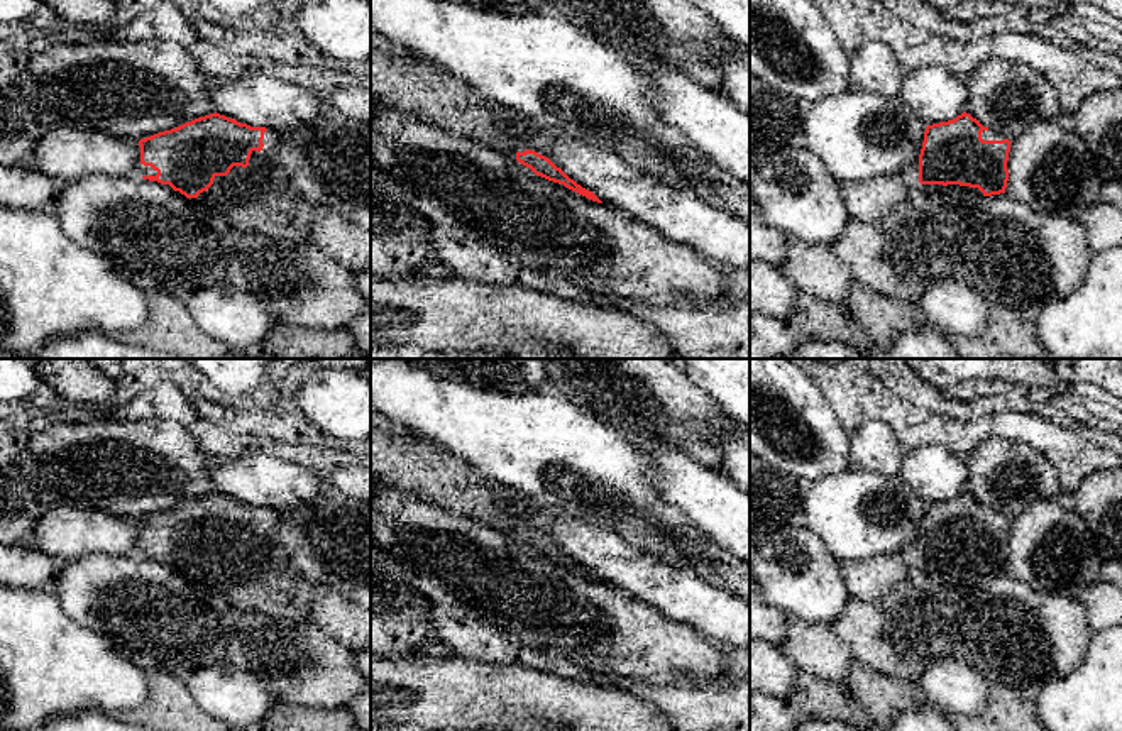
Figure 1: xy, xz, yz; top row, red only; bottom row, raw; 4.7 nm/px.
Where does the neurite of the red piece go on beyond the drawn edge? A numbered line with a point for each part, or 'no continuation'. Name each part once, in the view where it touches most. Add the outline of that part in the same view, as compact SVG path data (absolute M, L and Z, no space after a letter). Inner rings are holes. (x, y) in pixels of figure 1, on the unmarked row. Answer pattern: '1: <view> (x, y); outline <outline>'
1: xy (141, 549); outline M139 525L139 538L137 538L137 548L135 548L135 555L142 557L142 555L156 555L157 550L154 550L151 545L144 545L140 541L140 525Z

